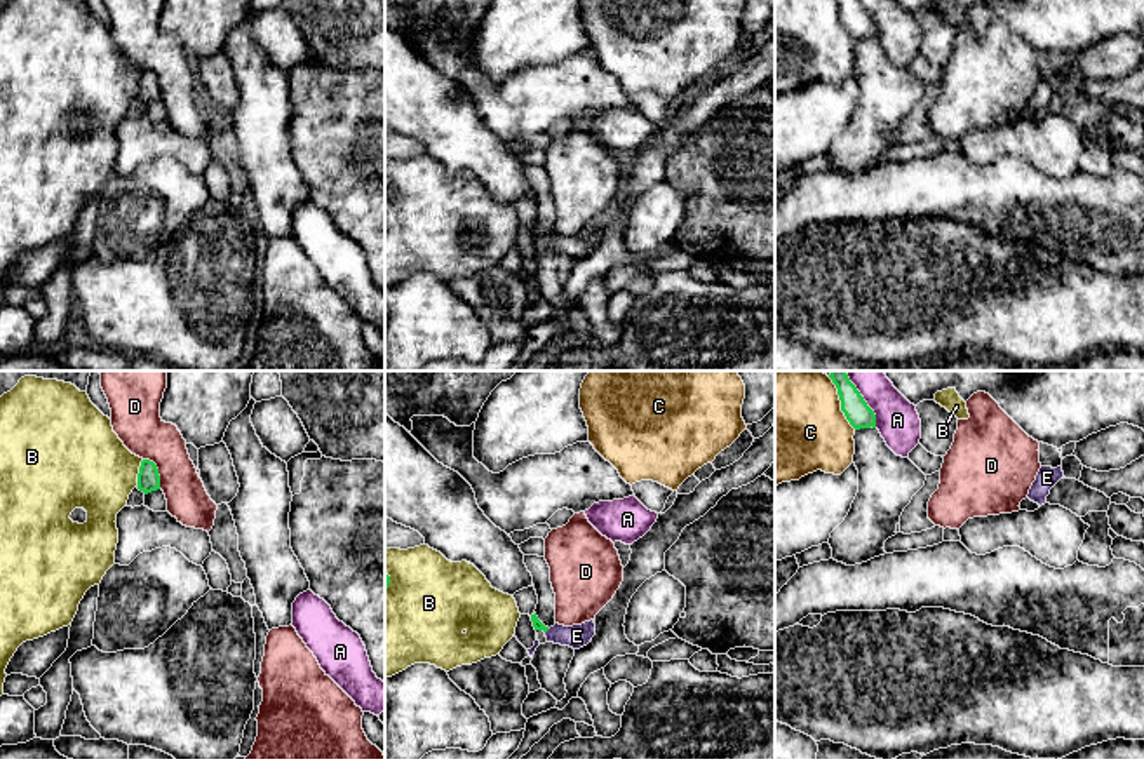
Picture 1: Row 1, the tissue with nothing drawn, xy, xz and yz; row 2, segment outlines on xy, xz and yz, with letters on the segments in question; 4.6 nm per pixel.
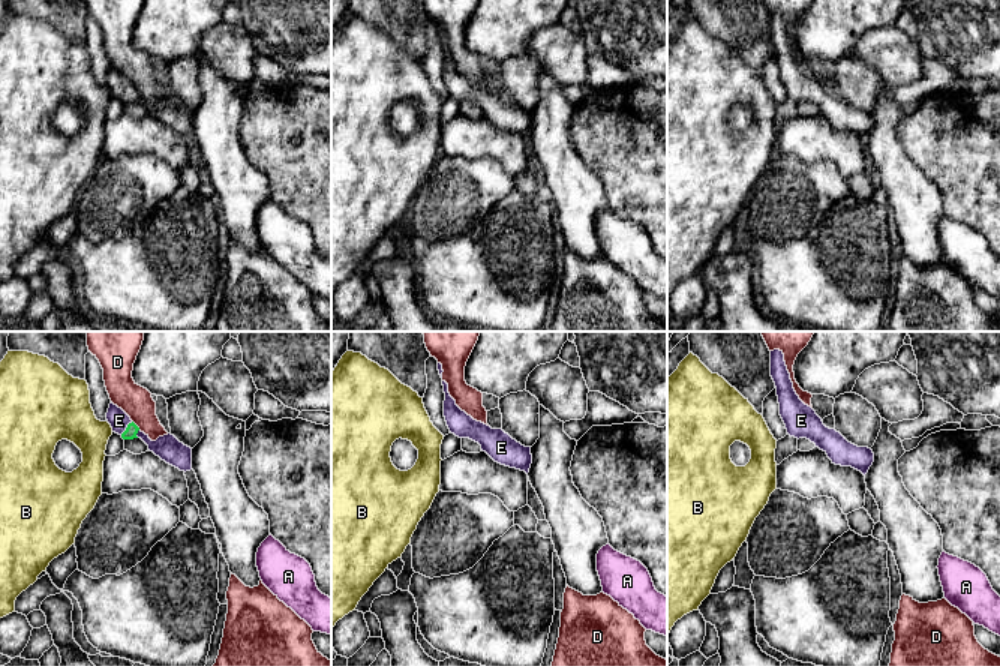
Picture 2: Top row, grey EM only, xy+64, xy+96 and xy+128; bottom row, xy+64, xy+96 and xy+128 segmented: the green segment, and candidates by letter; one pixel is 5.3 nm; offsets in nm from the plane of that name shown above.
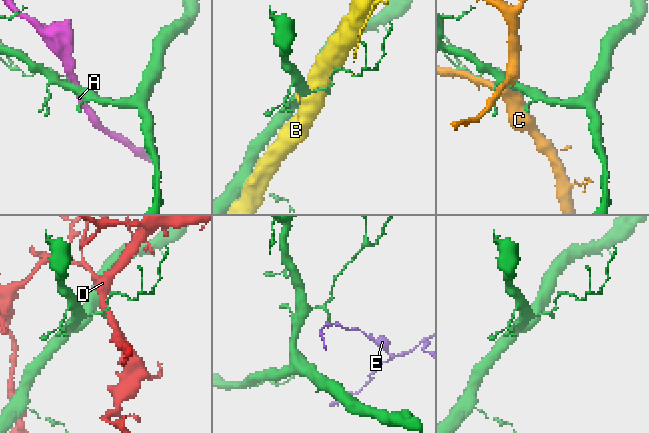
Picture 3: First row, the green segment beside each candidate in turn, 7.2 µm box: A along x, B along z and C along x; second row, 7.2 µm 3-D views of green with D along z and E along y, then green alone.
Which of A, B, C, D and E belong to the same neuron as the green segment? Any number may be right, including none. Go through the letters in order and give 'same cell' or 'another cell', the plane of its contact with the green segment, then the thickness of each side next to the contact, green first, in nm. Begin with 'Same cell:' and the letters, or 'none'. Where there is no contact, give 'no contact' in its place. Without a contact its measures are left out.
Same cell: E
A: another cell | yz | 120/200 nm
B: another cell | xy | 110/400 nm
C: another cell | yz | 120/480 nm
D: another cell | xy | 110/220 nm
E: same cell | no contact

